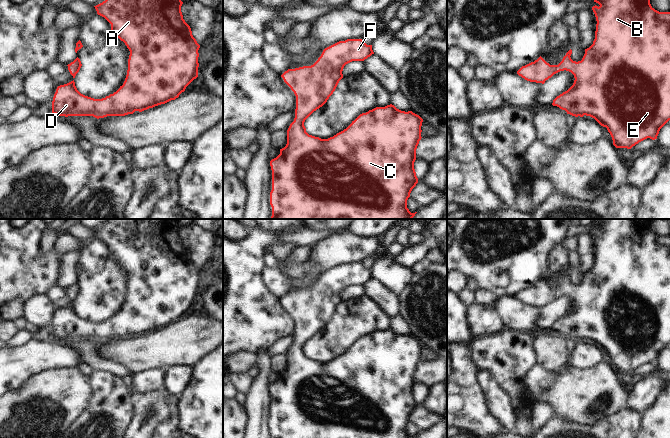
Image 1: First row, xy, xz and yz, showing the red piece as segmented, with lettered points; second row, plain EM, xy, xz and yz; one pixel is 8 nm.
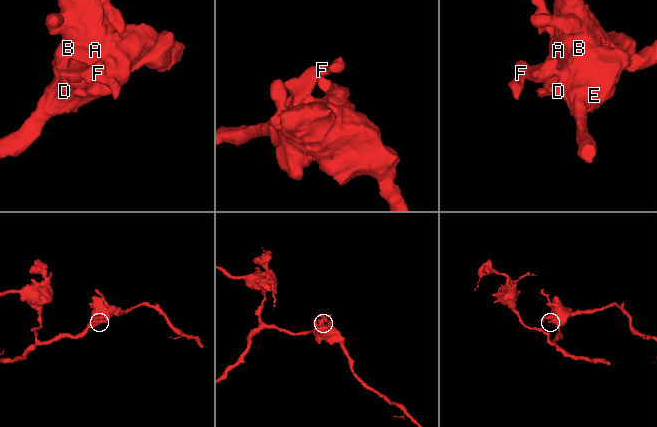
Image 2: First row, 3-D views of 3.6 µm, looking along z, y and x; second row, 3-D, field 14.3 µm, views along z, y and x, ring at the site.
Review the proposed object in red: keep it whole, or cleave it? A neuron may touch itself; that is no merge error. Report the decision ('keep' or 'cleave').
keep

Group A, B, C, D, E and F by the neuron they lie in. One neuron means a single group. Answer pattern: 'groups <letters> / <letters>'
groups A B C D E F

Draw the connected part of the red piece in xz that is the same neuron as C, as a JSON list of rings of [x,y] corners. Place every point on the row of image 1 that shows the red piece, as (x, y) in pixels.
[[[347,39],[325,48],[321,56],[313,65],[288,69],[281,75],[284,82],[291,88],[296,96],[296,109],[294,121],[290,124],[287,130],[286,146],[280,149],[280,154],[270,161],[272,170],[272,190],[270,192],[272,216],[270,219],[412,219],[417,213],[411,213],[409,211],[407,208],[407,200],[410,197],[412,189],[418,183],[418,178],[414,169],[414,162],[416,160],[416,149],[422,138],[421,126],[423,119],[419,115],[412,111],[401,111],[392,104],[385,107],[376,107],[366,113],[360,114],[346,129],[328,139],[321,139],[309,135],[304,126],[305,120],[314,111],[322,107],[333,94],[339,81],[343,78],[342,71],[344,66],[352,61],[364,61],[372,54],[374,54],[372,45],[367,45],[362,39]]]

